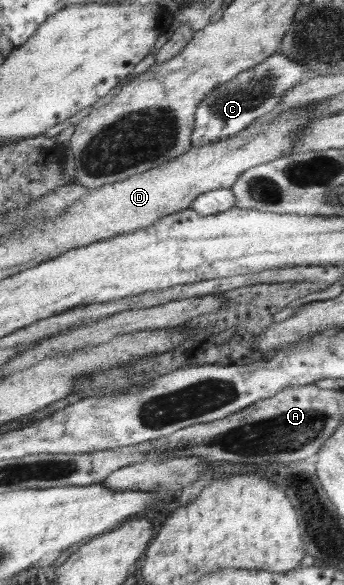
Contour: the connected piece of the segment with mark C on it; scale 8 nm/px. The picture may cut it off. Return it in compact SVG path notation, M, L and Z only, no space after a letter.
M277 51L260 65L241 72L232 81L221 84L200 102L196 112L196 129L192 136L193 147L205 146L227 136L239 134L241 130L252 126L257 119L268 115L269 111L278 109L281 93L295 83L305 81L307 77L309 74L301 66L301 62Z

